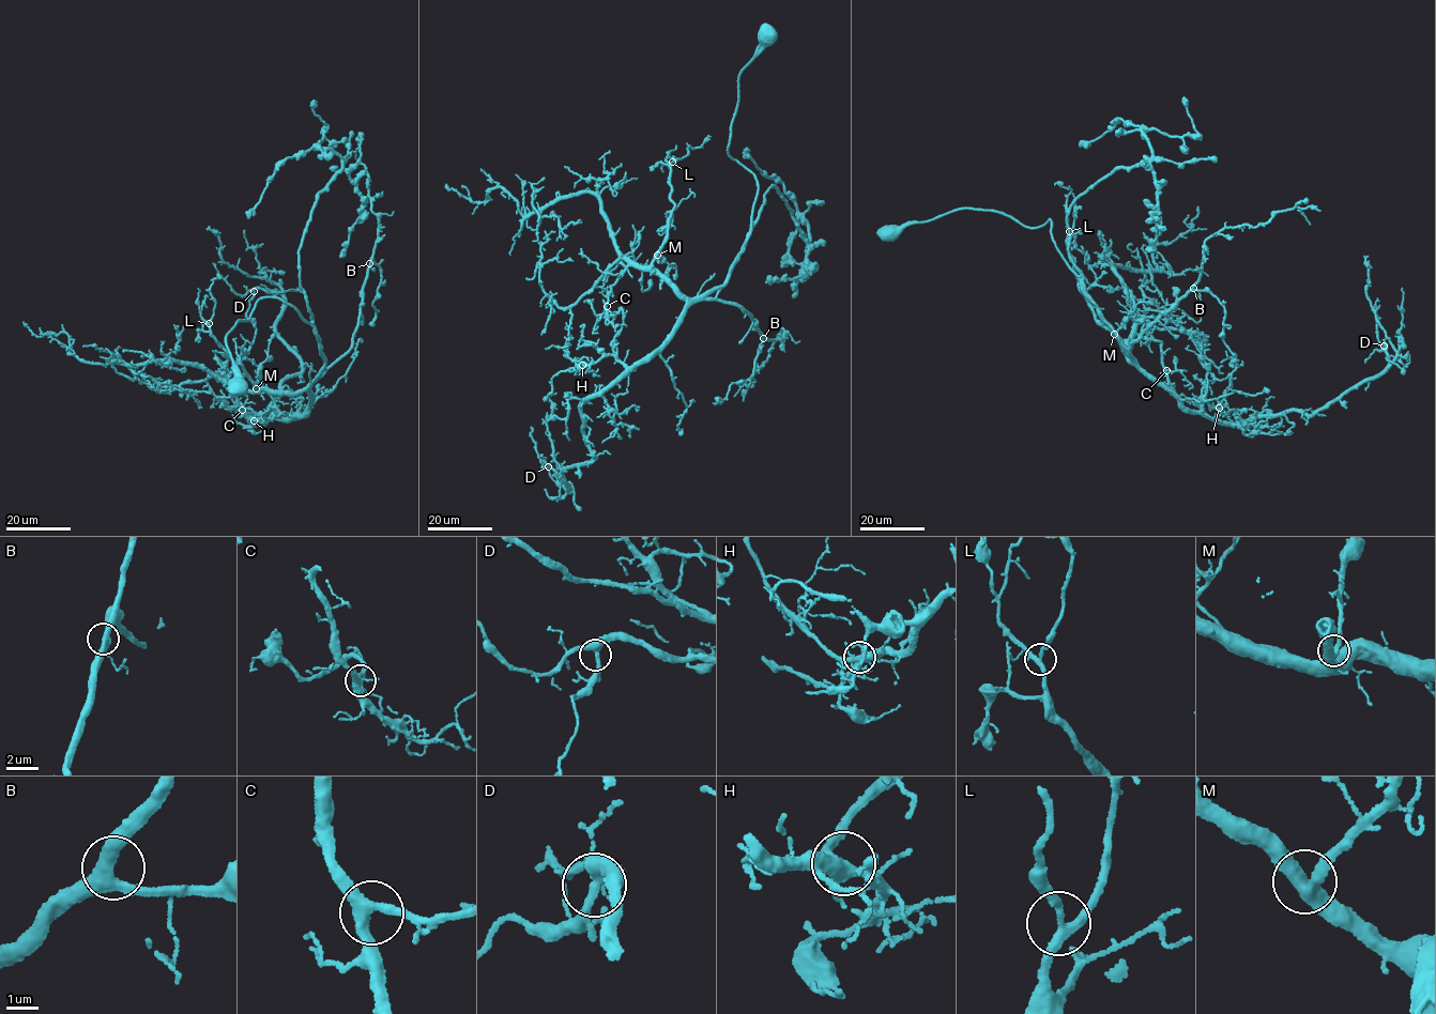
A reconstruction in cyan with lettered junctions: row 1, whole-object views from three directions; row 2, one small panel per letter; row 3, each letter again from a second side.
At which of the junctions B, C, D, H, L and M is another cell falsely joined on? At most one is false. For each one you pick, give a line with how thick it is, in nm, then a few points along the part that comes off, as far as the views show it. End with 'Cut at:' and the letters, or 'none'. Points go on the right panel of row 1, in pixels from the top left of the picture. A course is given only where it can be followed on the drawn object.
Cut at: none

